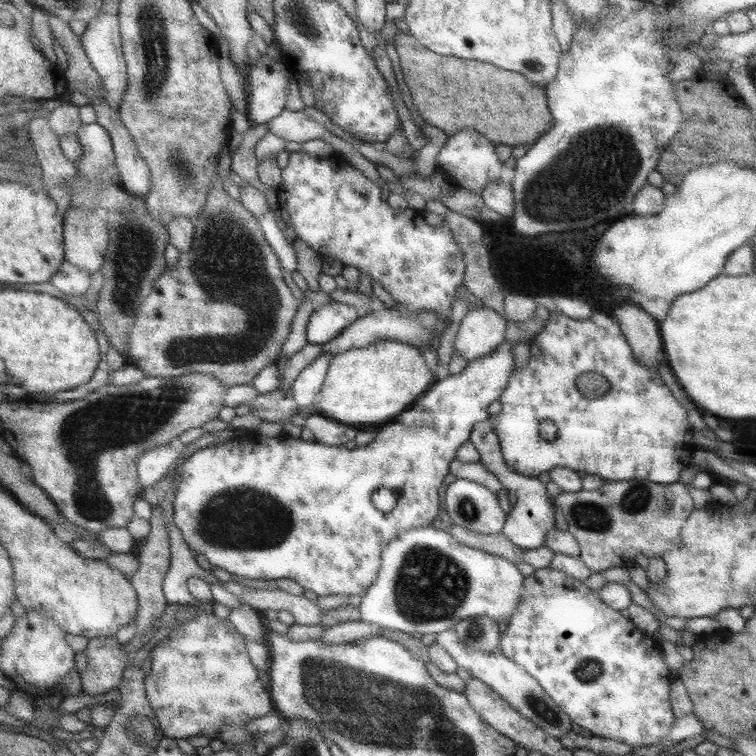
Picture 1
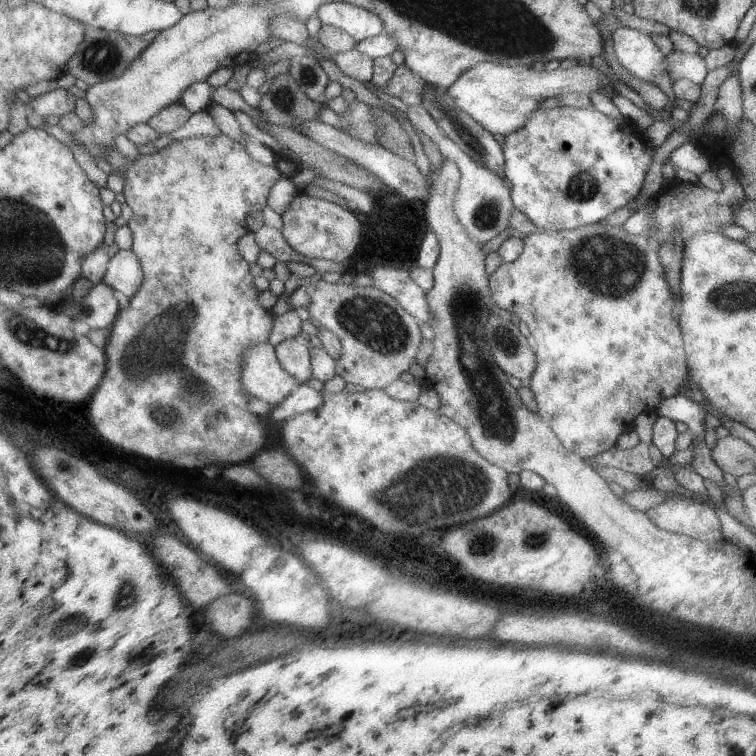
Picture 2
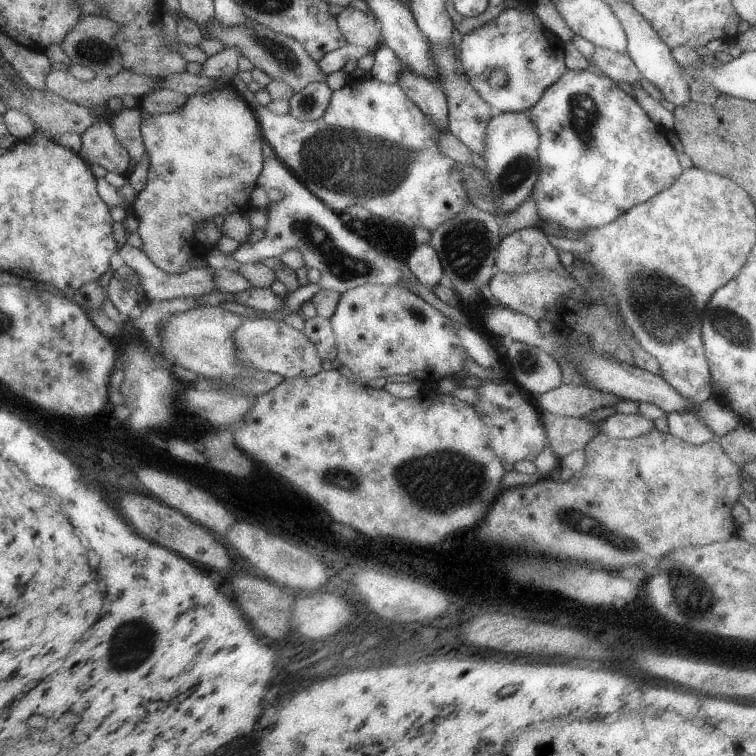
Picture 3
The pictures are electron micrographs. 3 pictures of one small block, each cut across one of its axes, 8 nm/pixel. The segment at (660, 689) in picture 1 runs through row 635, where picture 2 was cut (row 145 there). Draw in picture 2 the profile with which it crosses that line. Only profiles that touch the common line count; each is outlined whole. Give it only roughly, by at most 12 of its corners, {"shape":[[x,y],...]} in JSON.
{"shape":[[595,106],[503,137],[514,207],[558,232],[636,199],[655,148]]}

